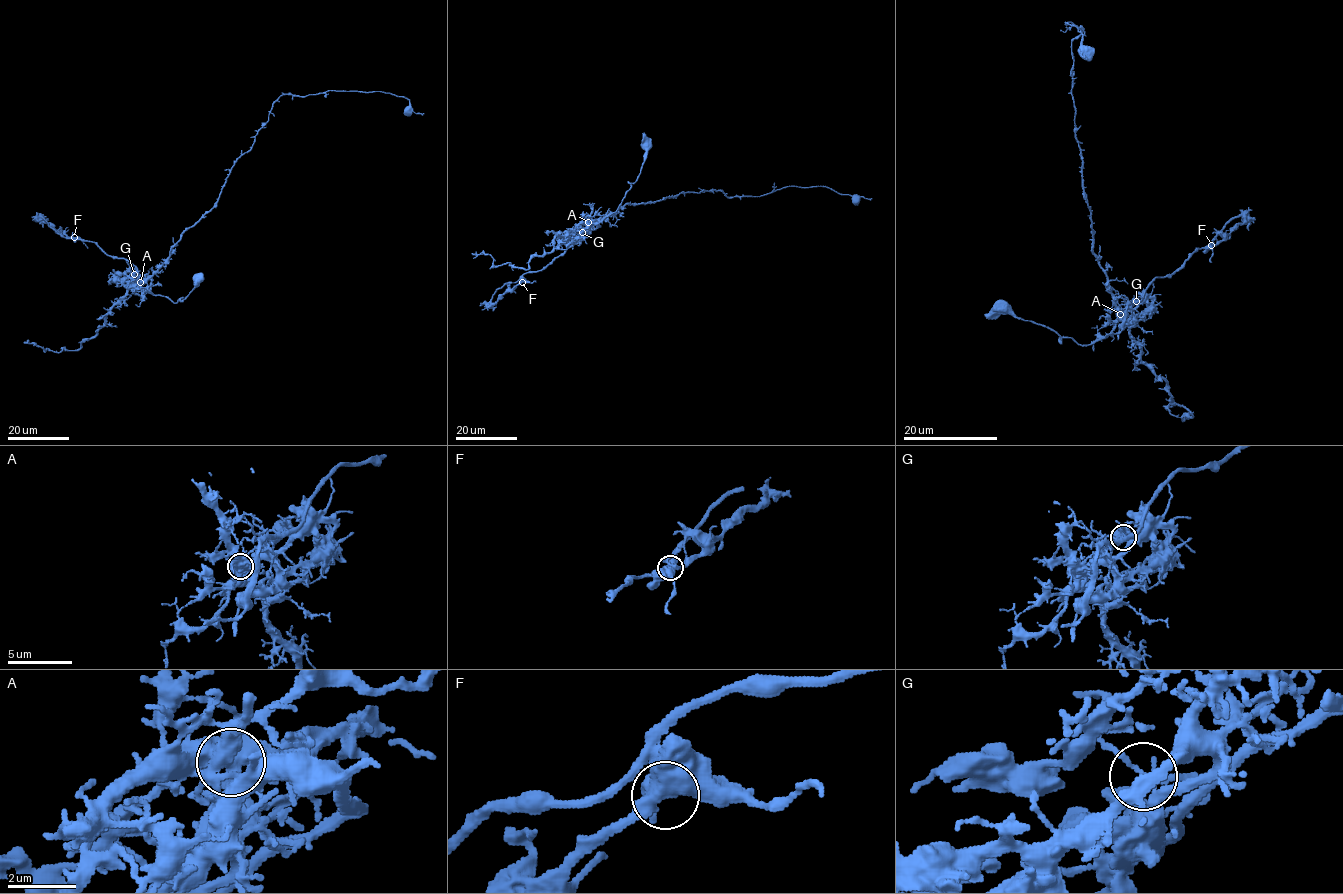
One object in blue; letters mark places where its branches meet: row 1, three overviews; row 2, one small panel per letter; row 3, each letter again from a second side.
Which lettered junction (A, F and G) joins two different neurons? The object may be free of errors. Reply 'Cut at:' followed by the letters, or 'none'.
Cut at: A

